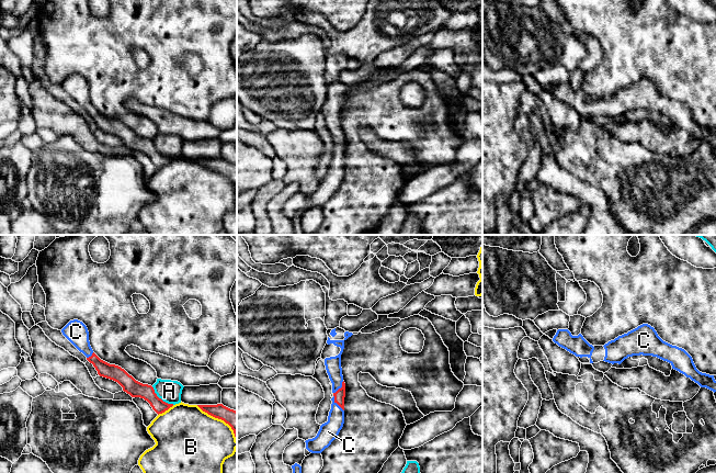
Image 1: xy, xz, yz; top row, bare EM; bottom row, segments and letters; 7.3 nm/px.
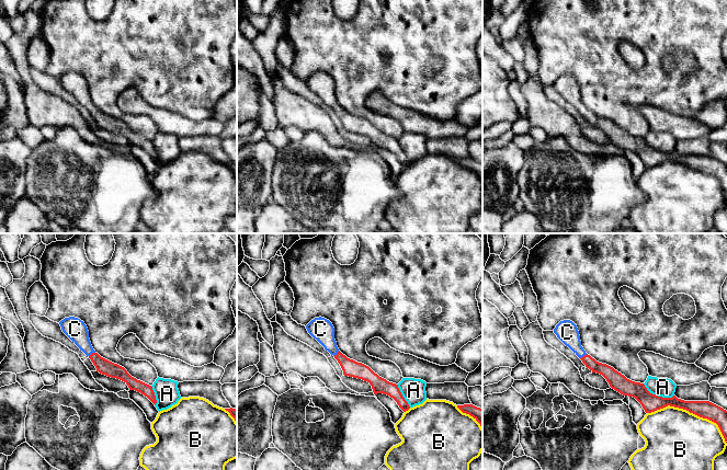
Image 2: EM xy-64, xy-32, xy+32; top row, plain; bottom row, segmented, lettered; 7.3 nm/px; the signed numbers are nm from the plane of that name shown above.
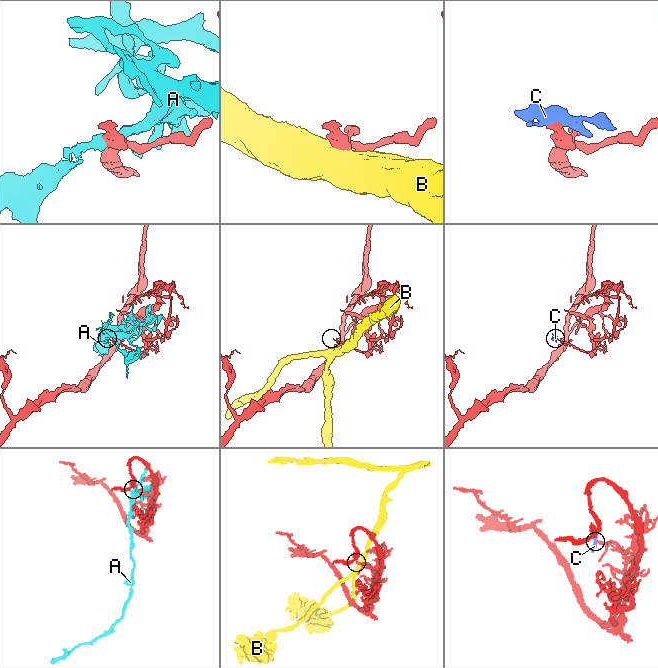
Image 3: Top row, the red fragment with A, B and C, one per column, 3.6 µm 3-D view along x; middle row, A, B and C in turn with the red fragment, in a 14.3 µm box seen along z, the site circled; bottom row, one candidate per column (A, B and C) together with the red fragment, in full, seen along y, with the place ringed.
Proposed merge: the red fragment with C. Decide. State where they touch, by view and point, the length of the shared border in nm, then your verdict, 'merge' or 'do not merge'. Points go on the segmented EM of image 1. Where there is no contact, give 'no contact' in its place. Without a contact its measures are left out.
xz (336, 402) | 140 nm | merge

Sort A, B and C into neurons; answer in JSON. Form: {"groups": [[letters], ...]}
{"groups": [["A"], ["B"], ["C"]]}

